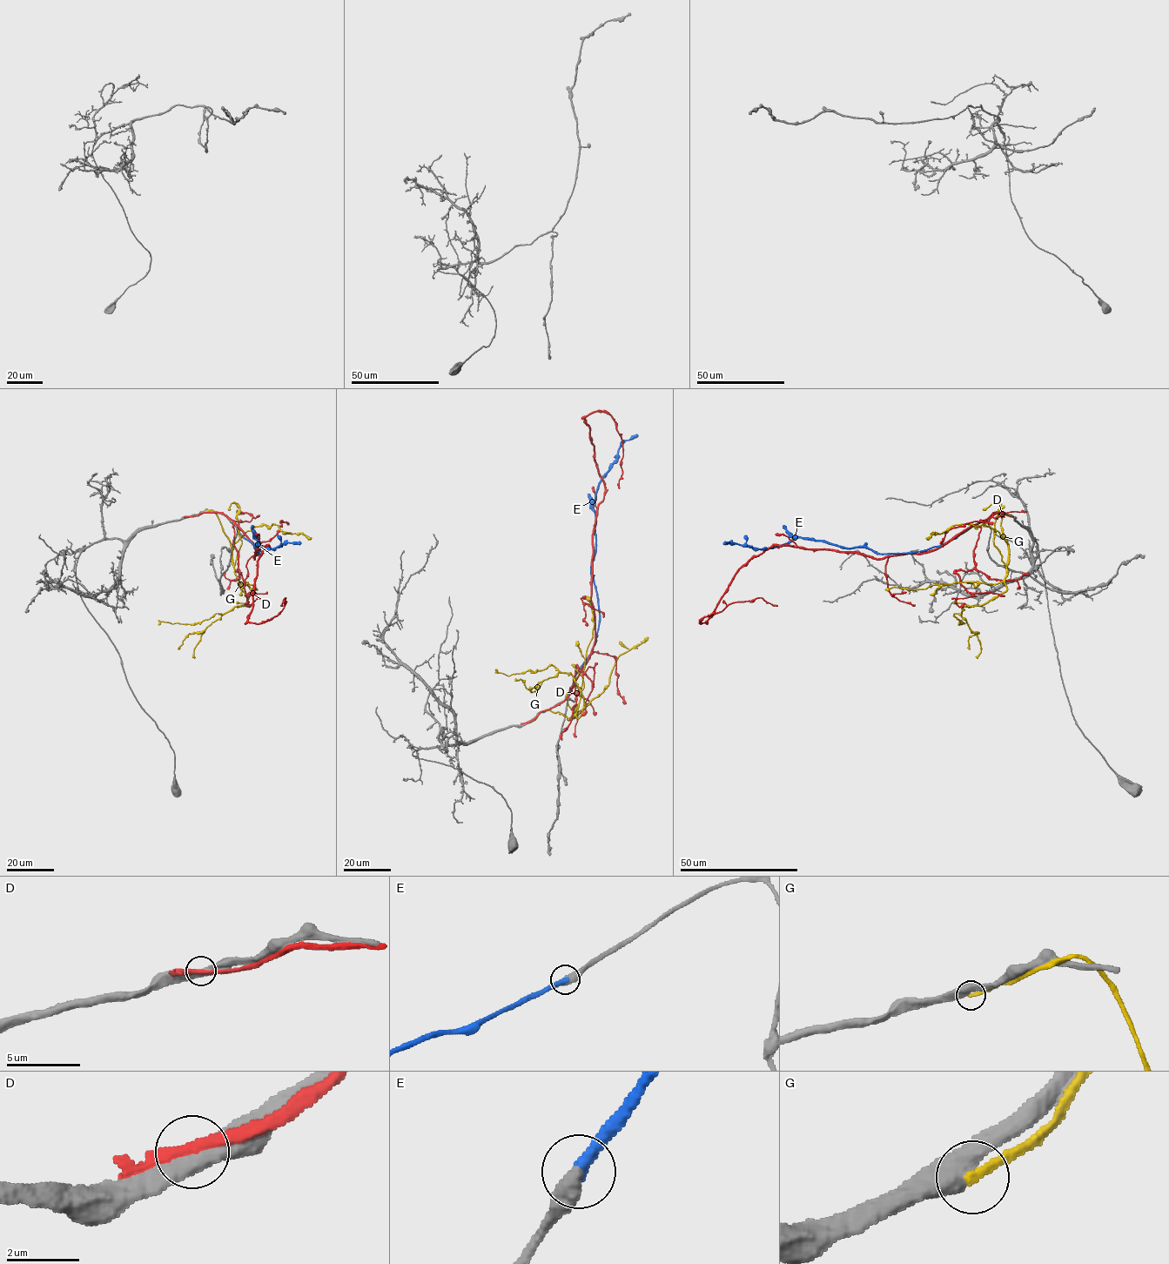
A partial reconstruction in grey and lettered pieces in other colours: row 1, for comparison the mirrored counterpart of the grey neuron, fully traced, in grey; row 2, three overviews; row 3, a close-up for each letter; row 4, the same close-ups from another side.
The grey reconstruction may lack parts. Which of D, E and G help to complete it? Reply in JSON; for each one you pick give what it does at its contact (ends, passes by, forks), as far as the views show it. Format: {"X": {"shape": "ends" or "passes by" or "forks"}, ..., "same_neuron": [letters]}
{"E": {"shape": "ends"}, "same_neuron": ["E"]}

